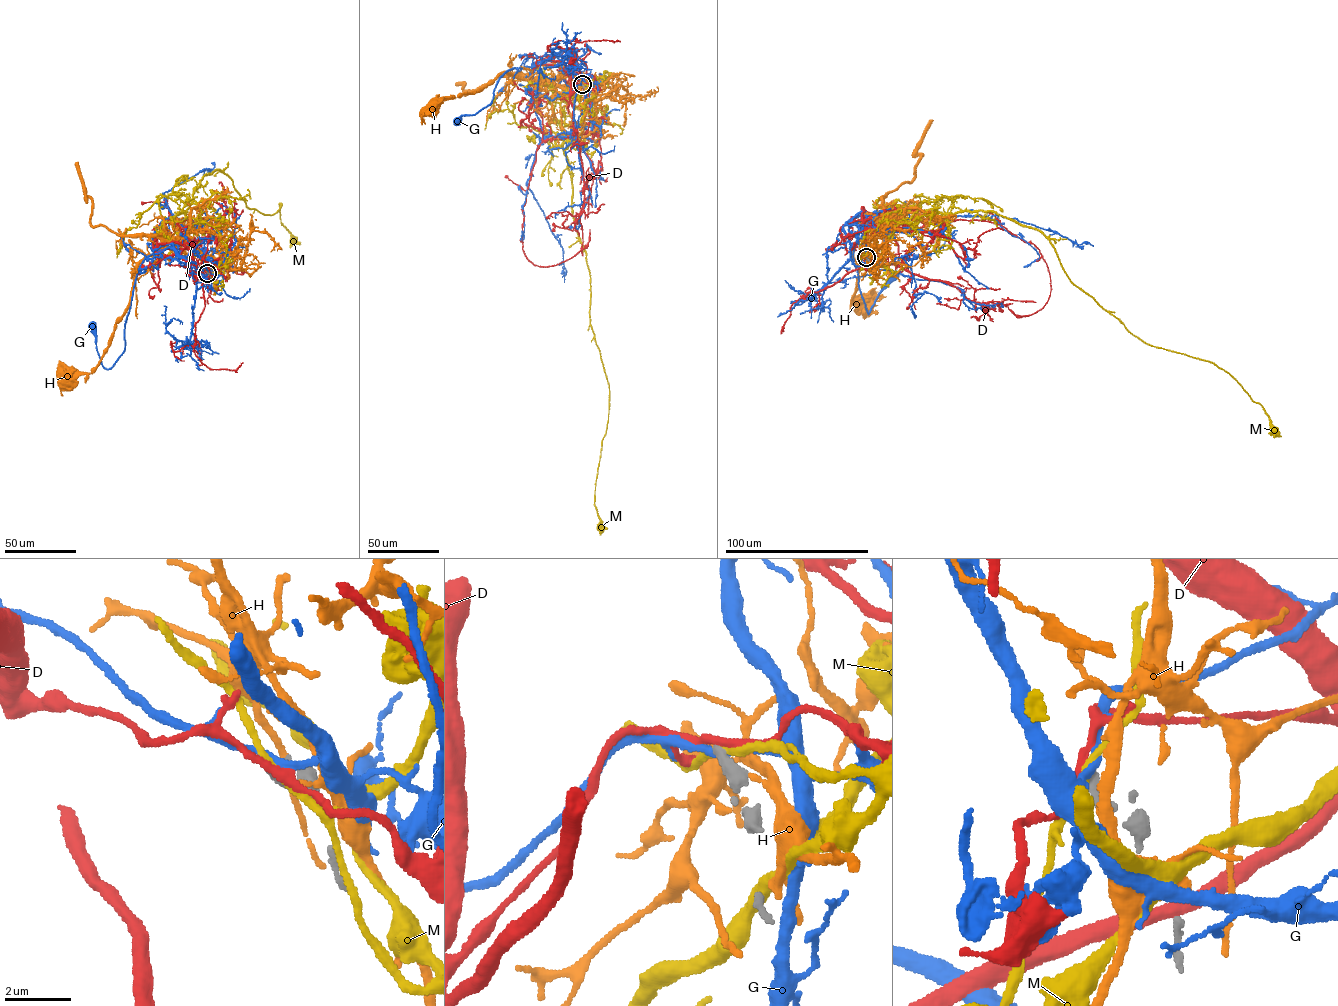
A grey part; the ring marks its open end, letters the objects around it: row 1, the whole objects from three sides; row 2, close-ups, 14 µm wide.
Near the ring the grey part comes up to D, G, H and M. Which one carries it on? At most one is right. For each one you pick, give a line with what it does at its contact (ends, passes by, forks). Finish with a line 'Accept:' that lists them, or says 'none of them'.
Accept: none of them

